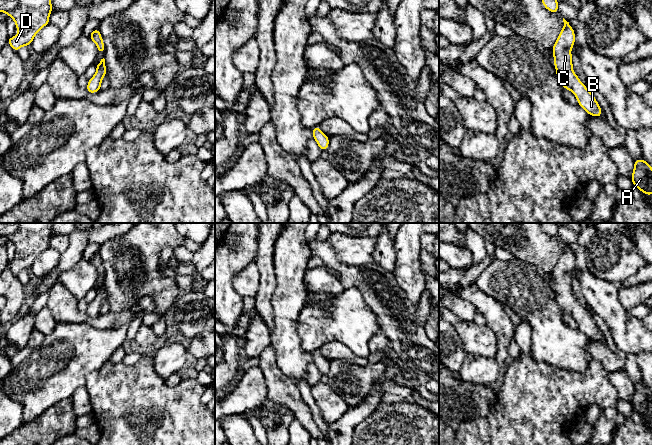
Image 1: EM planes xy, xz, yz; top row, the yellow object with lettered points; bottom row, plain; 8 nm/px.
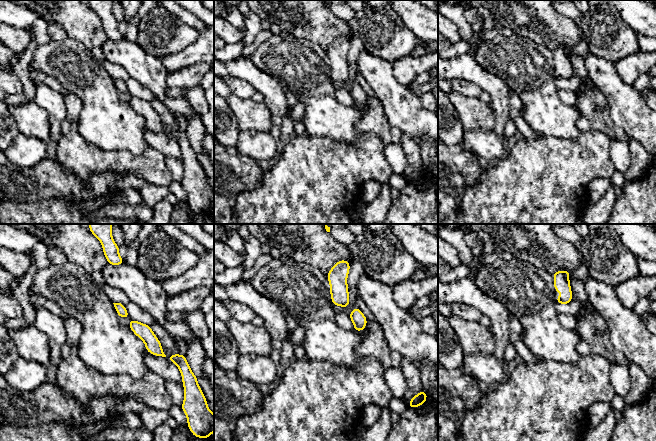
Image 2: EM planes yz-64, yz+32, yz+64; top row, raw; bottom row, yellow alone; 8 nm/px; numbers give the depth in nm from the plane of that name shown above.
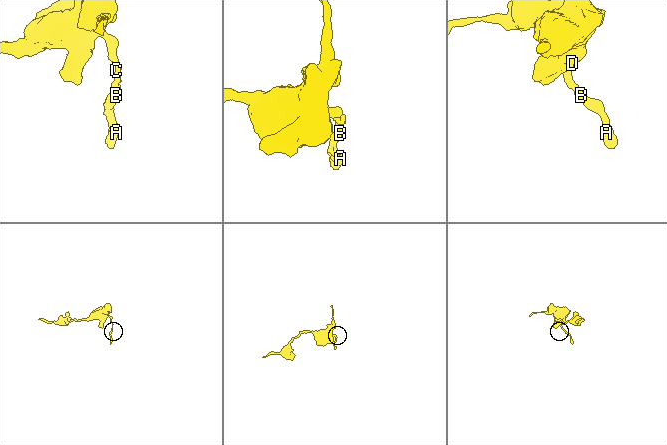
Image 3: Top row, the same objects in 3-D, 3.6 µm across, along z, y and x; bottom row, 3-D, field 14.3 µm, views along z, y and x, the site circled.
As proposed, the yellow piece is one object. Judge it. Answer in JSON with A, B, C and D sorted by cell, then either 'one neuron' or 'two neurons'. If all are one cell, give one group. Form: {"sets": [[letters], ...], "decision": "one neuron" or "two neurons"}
{"sets": [["A", "B", "C", "D"]], "decision": "one neuron"}

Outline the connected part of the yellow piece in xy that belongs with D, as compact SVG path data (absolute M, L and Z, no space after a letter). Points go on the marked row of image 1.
M0 0L0 12L11 17L19 31L15 37L8 38L7 43L11 48L17 52L22 46L31 45L35 35L44 26L50 24L49 16L52 11L51 0Z

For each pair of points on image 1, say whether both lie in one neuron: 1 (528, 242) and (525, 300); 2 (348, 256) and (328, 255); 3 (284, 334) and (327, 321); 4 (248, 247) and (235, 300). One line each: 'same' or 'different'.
1: different
2: different
3: different
4: same

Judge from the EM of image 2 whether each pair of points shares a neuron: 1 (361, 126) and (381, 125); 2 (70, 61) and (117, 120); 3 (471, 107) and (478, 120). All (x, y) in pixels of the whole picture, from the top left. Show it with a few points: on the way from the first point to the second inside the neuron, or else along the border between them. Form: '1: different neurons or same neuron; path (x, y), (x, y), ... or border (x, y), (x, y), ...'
1: same neuron; path (366, 125), (376, 125)
2: same neuron; path (84, 76), (97, 90), (102, 105)
3: same neuron; path (471, 110), (478, 117)

